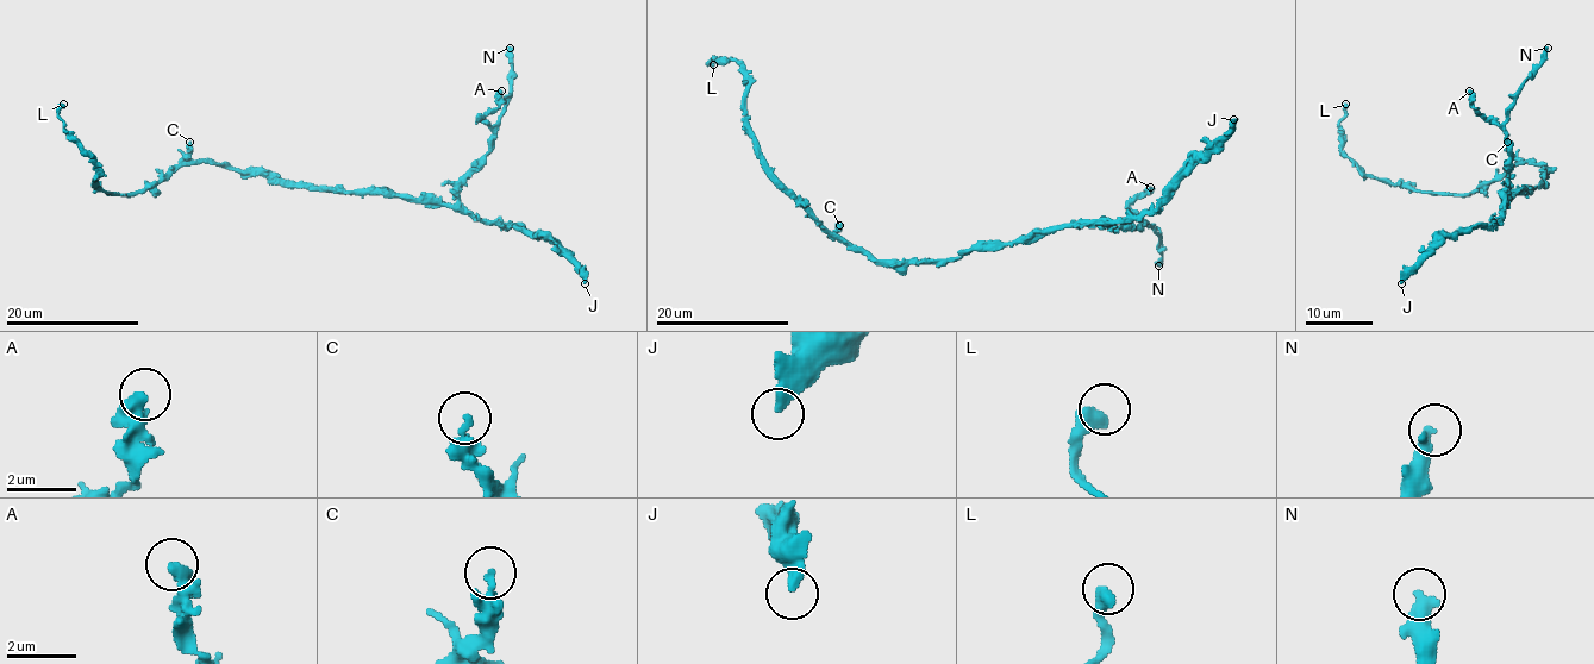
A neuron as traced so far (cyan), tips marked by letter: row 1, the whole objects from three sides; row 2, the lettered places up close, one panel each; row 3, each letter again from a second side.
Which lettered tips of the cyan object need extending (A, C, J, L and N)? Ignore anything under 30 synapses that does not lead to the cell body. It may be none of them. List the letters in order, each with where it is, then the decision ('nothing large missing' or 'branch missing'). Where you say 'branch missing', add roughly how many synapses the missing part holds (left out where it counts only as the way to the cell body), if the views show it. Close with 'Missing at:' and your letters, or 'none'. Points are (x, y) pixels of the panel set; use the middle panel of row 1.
A: place (1150, 187); nothing large missing
C: place (839, 225); nothing large missing
J: place (1233, 119); nothing large missing
L: place (713, 64); nothing large missing
N: place (1158, 265); nothing large missing
Missing at: none

